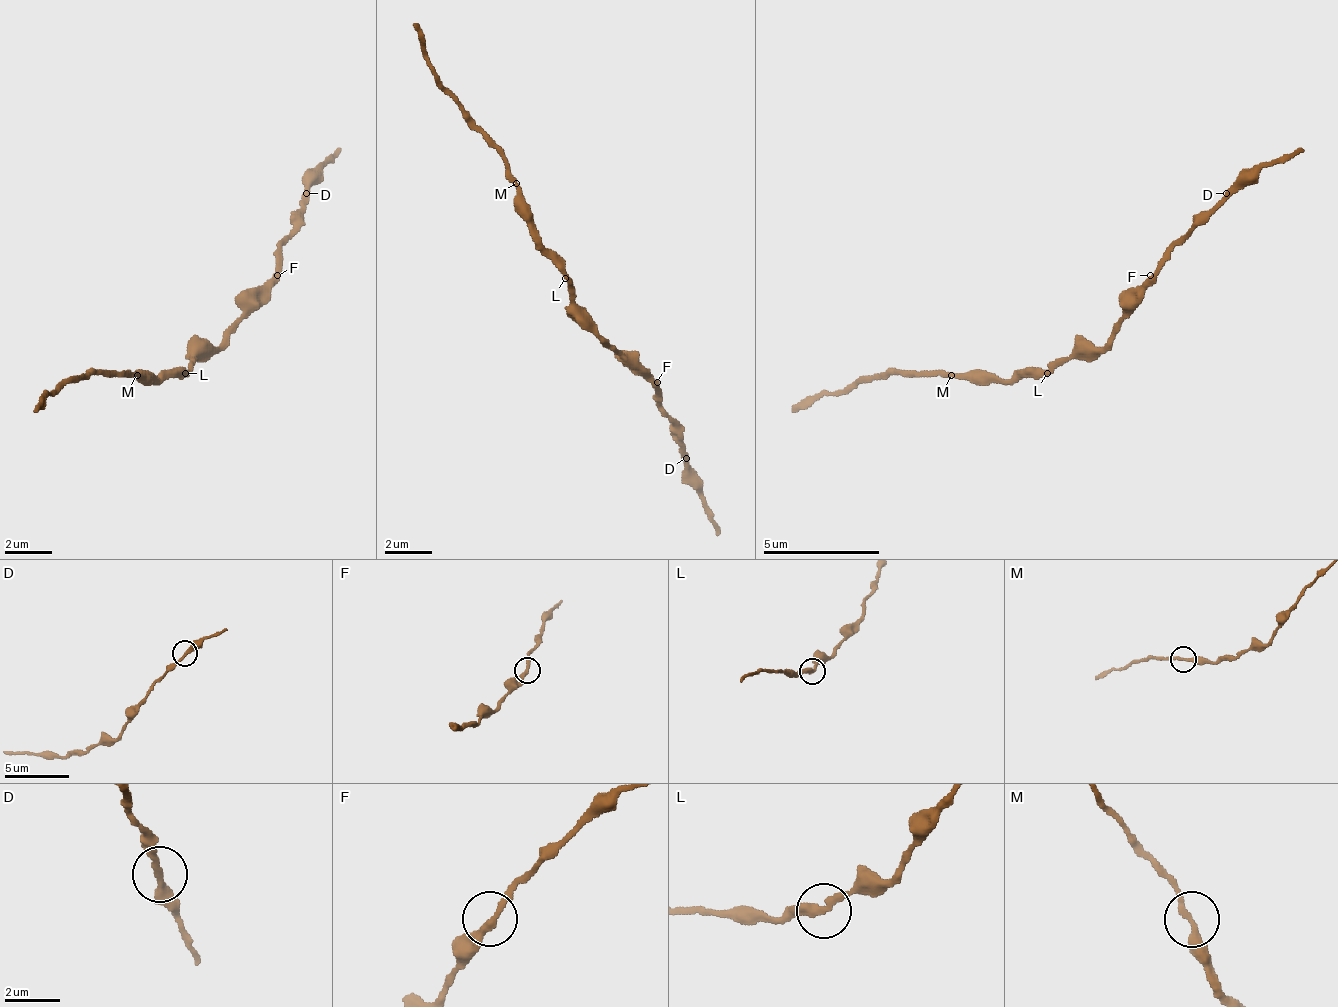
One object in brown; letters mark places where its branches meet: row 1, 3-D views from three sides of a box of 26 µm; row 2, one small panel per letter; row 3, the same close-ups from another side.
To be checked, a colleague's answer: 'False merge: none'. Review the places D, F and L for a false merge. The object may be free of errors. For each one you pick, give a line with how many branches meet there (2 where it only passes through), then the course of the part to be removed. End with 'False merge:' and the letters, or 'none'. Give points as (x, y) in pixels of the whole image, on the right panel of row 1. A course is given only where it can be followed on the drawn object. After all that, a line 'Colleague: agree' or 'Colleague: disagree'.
False merge: none
Colleague: agree

